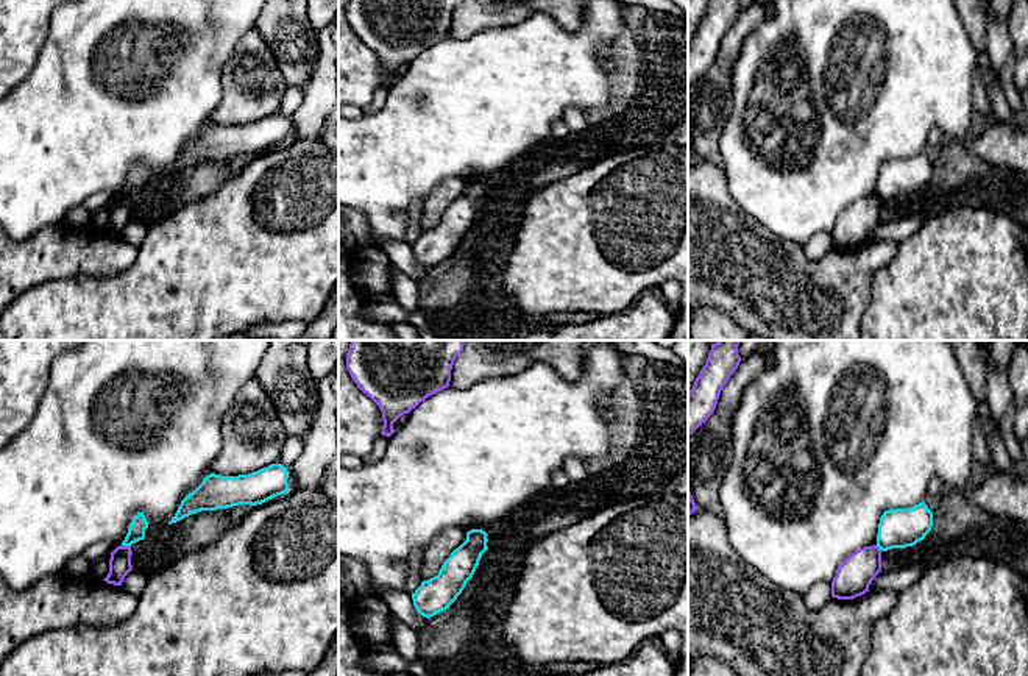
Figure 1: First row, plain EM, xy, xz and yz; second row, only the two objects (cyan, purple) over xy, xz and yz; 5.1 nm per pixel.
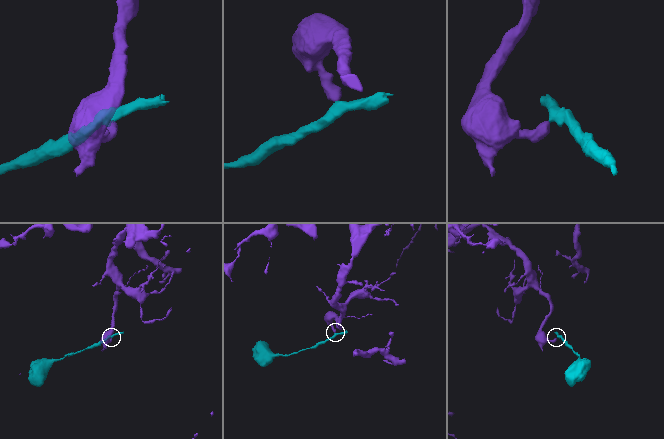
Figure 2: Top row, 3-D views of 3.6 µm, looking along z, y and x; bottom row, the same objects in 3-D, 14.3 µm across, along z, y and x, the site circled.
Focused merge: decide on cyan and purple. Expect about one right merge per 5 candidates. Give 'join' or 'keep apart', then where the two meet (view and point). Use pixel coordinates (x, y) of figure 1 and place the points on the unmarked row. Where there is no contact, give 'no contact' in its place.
keep apart; meets cyan in xy at (127, 195)

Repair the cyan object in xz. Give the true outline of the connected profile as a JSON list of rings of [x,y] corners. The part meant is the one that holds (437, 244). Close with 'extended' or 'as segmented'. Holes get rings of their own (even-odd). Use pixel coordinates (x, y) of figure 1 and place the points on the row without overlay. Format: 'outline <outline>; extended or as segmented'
outline [[[482,180],[468,181],[466,190],[443,212],[438,225],[423,231],[412,244],[413,256],[420,265],[431,269],[449,259],[488,200],[487,186]]]; as segmented

